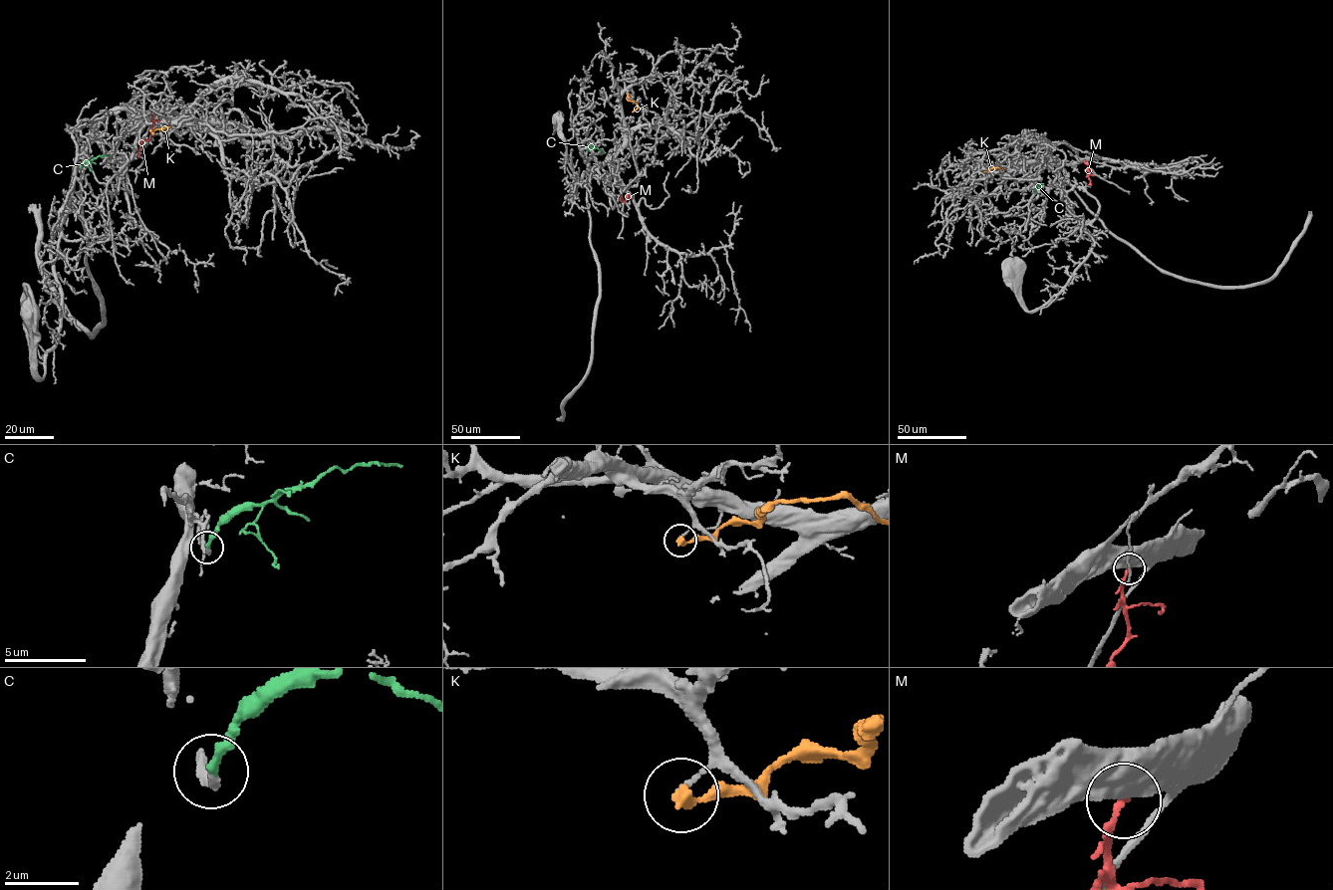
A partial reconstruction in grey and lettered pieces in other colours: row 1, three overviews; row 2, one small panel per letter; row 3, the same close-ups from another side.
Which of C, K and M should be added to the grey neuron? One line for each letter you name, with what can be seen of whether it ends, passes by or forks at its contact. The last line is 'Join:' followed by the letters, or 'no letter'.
C: it ends
Join: C

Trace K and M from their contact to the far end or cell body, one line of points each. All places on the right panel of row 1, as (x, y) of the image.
K: (984, 171), (998, 167), (1002, 169)
M: (1084, 160), (1092, 175), (1088, 176), (1091, 185)

